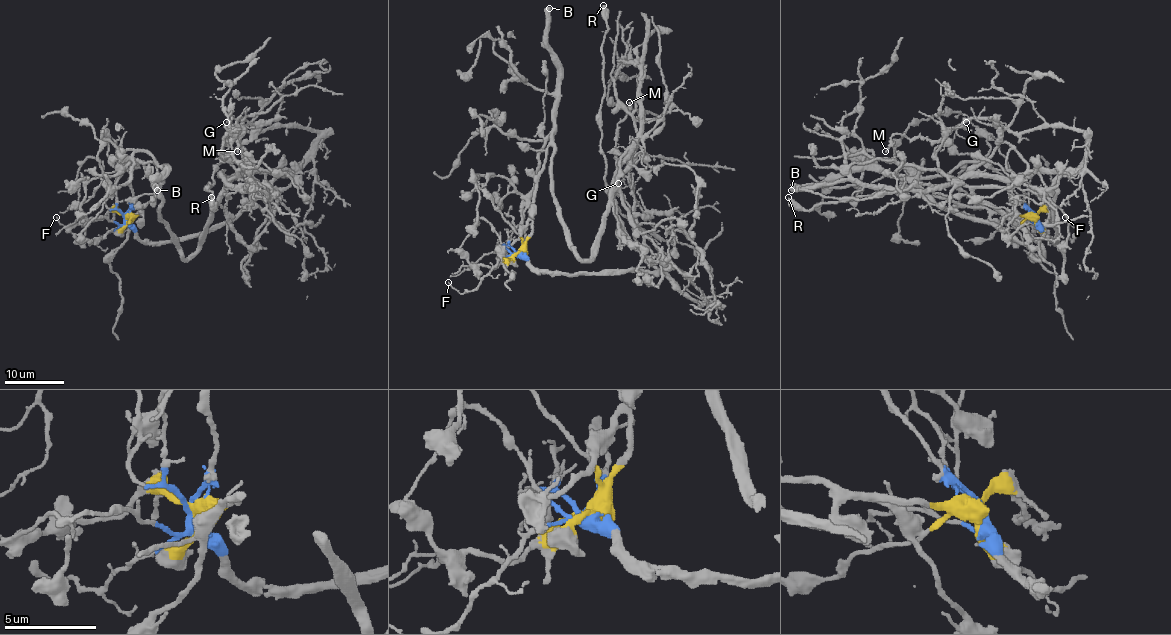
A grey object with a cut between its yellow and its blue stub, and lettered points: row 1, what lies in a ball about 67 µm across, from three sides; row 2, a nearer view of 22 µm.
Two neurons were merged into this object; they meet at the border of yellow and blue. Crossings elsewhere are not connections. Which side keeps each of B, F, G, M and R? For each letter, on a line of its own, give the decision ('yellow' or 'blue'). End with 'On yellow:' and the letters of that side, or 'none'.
B: yellow
F: blue
G: blue
M: blue
R: blue
On yellow: B

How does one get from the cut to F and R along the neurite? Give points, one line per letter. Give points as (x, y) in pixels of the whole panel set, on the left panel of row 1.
F: (124, 217), (123, 223), (94, 243), (72, 234), (56, 217)
R: (124, 217), (144, 241), (187, 240), (227, 225), (273, 175), (217, 171), (208, 184), (211, 198)

